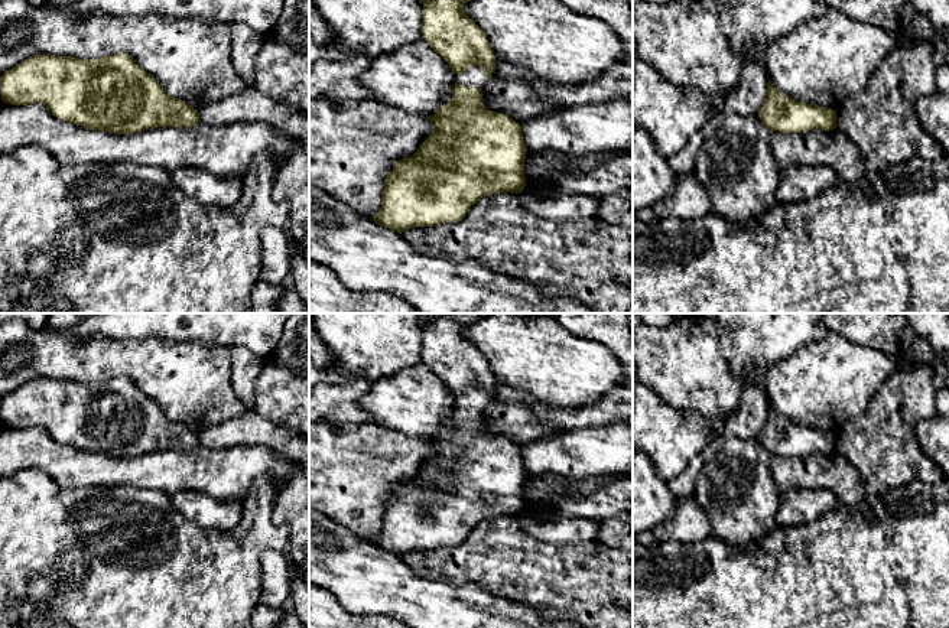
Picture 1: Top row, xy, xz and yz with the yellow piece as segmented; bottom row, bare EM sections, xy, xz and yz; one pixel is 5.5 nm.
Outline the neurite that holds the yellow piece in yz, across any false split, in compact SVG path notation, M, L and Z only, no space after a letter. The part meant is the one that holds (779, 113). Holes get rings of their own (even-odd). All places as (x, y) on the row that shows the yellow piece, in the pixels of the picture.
M770 79L758 117L771 133L806 133L813 127L825 131L836 128L836 110L799 103L780 92Z

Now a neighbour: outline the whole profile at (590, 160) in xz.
M527 150L526 157L527 156L543 156L547 153L568 162L573 169L579 172L589 170L595 166L599 166L608 157L620 154L620 153L612 153L612 152L598 152L598 153L588 153L582 157L573 157L569 154L556 153L553 150Z

